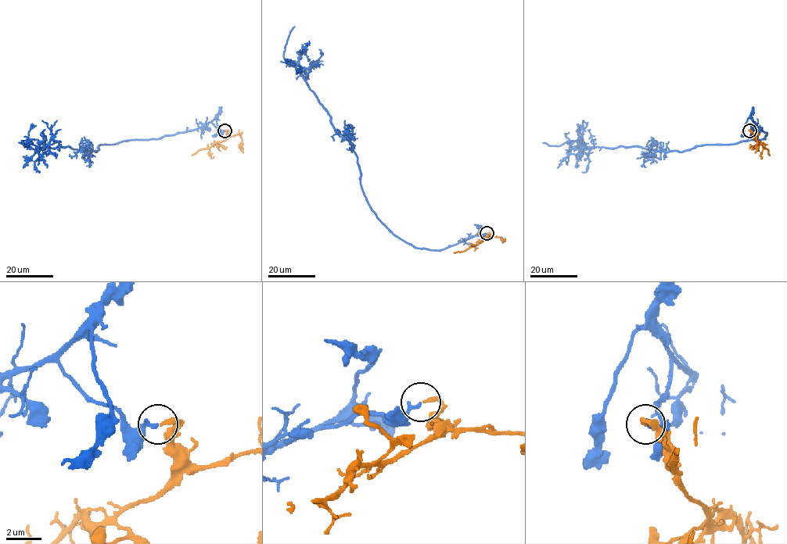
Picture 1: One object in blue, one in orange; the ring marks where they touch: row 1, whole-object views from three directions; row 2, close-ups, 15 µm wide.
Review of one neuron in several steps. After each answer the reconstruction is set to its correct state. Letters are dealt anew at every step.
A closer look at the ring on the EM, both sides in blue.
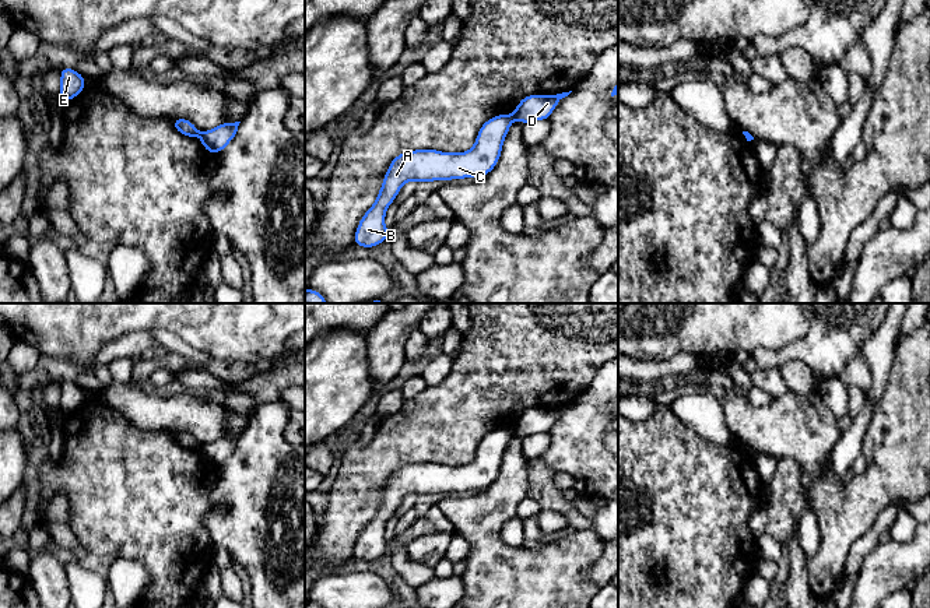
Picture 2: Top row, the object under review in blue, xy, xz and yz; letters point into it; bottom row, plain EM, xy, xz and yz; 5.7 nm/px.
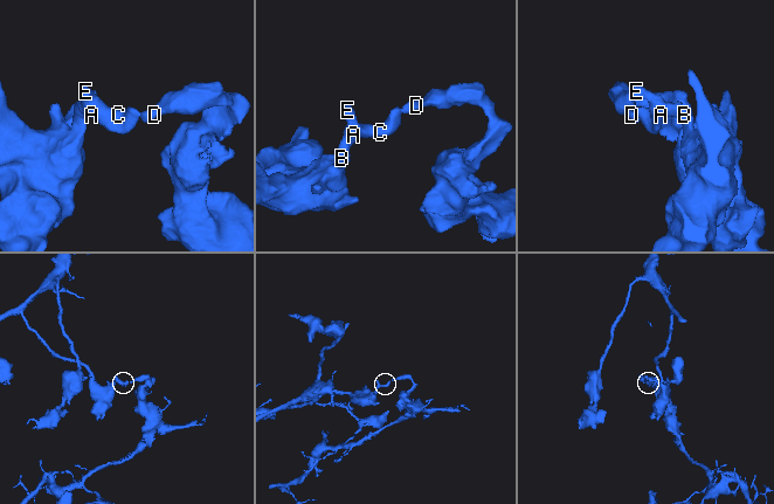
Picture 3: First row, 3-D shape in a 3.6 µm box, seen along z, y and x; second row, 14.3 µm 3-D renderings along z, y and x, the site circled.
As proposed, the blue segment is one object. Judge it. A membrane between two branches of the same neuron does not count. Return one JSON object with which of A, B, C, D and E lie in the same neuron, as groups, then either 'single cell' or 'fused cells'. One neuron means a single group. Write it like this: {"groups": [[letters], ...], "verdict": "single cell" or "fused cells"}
{"groups": [["A", "B", "C", "E"], ["D"]], "verdict": "fused cells"}

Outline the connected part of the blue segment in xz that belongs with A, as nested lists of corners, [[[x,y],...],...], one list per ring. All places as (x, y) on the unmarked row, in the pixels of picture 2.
[[[496,428],[487,433],[481,439],[473,461],[467,465],[415,463],[397,468],[385,486],[373,519],[358,537],[354,556],[362,560],[375,560],[387,553],[386,523],[407,495],[481,492],[489,486],[499,474],[503,453],[513,433],[513,428]]]

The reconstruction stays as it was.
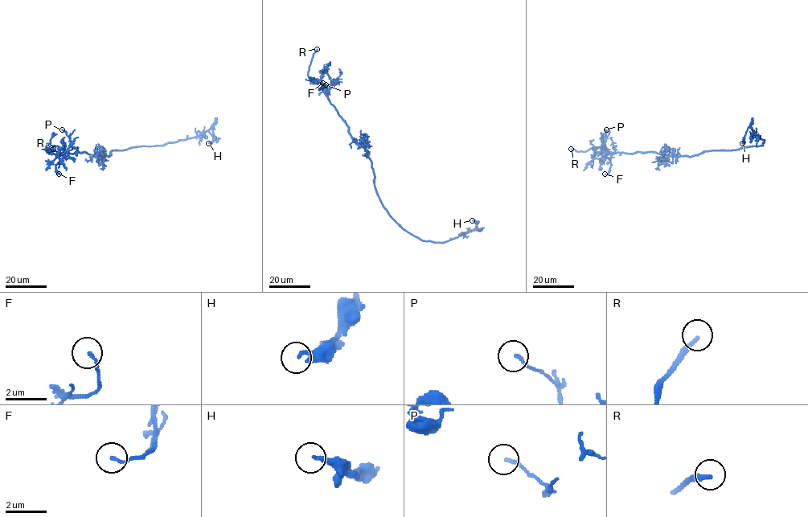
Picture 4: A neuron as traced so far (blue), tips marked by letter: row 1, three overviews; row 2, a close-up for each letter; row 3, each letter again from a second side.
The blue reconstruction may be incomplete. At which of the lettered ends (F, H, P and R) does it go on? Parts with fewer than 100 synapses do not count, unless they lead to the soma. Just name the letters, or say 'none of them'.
R

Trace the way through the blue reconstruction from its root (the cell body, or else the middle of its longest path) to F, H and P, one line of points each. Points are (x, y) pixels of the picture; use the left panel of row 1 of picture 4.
F: (110, 152), (108, 157), (96, 156), (86, 152), (60, 153), (59, 162), (55, 166), (59, 174)
H: (110, 152), (176, 142), (197, 136), (211, 127), (214, 137), (208, 143)
P: (110, 152), (108, 157), (96, 156), (86, 152), (59, 153), (59, 154), (70, 143), (69, 137), (62, 129)

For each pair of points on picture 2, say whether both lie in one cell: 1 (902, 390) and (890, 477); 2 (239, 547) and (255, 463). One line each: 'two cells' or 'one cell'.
1: one cell
2: one cell

